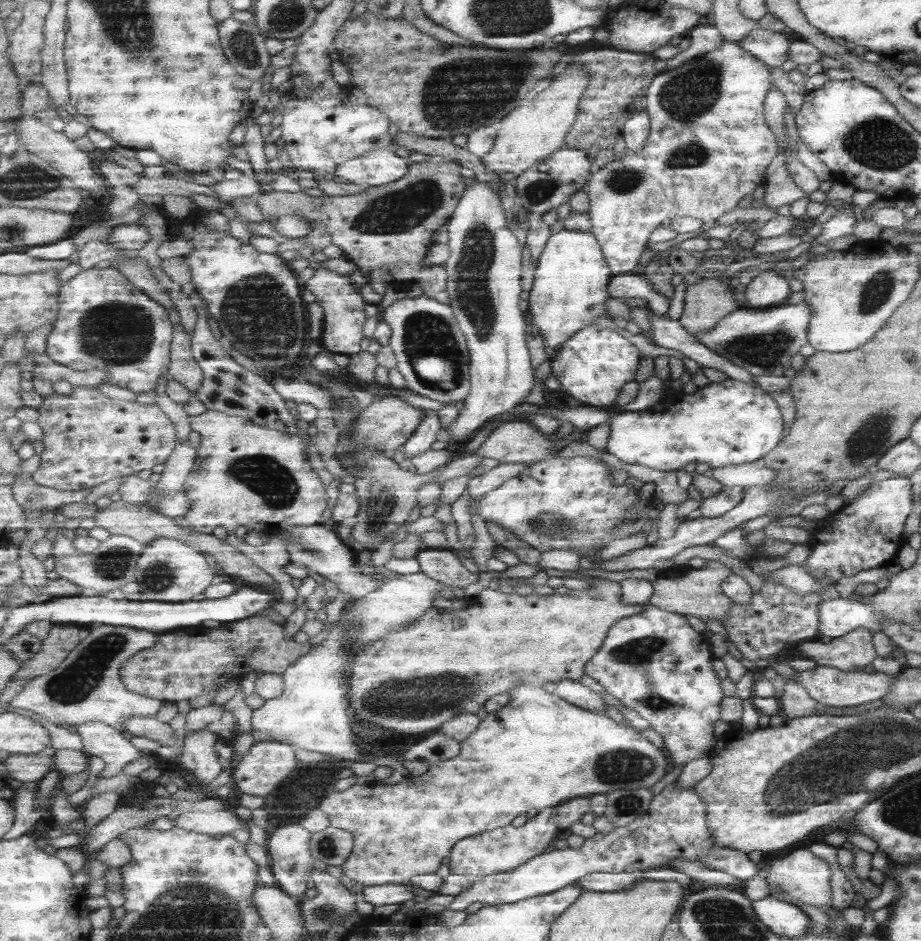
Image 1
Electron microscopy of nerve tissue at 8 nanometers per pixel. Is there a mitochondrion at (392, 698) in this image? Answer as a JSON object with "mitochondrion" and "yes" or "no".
{"mitochondrion":"yes"}

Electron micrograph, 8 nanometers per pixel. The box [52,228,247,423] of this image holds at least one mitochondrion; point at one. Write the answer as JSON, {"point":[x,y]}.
{"point":[115,333]}

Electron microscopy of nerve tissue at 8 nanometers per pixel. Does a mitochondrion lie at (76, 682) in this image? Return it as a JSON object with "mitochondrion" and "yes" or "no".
{"mitochondrion":"yes"}

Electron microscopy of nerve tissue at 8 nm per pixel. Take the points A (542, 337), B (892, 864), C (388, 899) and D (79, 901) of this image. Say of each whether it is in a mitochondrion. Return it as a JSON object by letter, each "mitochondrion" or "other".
{"A":"other","B":"other","C":"other","D":"other"}

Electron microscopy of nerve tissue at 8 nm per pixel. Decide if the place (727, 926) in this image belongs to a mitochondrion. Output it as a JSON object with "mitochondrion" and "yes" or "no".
{"mitochondrion":"yes"}

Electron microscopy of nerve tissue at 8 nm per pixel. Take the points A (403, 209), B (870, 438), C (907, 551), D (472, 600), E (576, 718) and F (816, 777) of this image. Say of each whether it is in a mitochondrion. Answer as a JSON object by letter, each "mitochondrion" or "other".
{"A":"mitochondrion","B":"mitochondrion","C":"other","D":"other","E":"other","F":"mitochondrion"}

